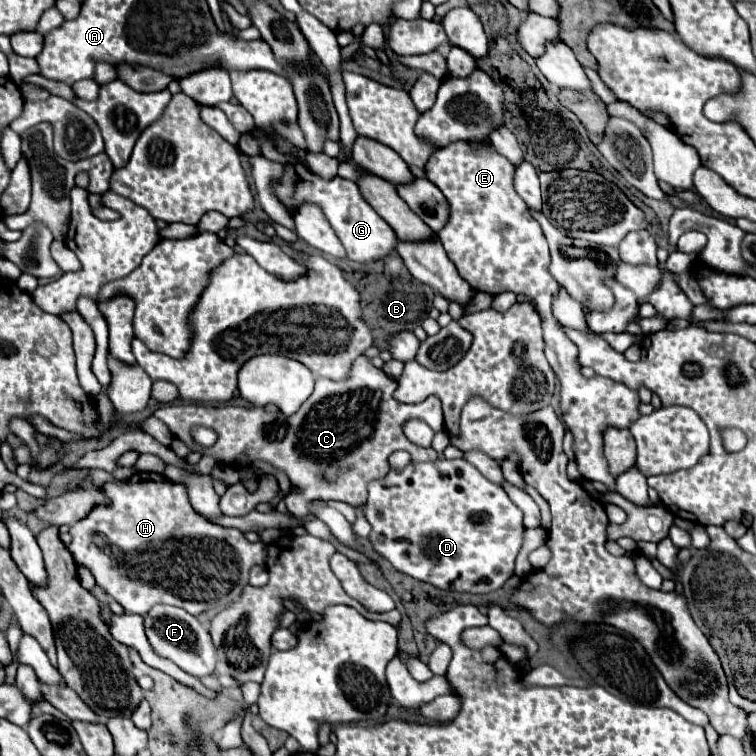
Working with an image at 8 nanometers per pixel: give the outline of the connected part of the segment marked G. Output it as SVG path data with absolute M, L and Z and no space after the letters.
M253 130L253 134L259 138L261 142L261 154L269 160L277 160L285 166L285 174L281 176L275 192L279 196L279 200L291 210L295 212L303 202L315 202L323 208L327 220L331 222L333 230L337 232L339 240L343 242L345 250L347 250L347 258L353 262L361 262L361 264L369 264L369 262L377 262L381 258L385 258L391 250L395 250L399 238L393 232L393 228L371 208L371 204L363 198L359 186L351 180L343 180L343 178L333 178L333 180L323 180L319 176L315 176L313 172L309 172L307 168L303 168L303 164L291 156L285 156L281 152L277 152L277 148L265 138L265 134L261 130Z

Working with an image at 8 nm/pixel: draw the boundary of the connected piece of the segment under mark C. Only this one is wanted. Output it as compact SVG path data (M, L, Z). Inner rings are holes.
M359 356L345 380L333 382L327 378L317 378L313 394L305 400L305 404L293 414L293 416L283 416L281 410L275 406L241 407L224 403L221 405L203 406L203 404L181 404L181 406L161 406L153 412L155 418L167 424L171 434L185 442L189 450L201 452L203 456L213 456L217 464L231 466L237 464L239 456L247 456L249 462L269 462L273 468L281 470L287 474L293 486L299 486L301 492L309 500L341 500L341 502L351 502L353 506L361 506L367 502L367 486L373 480L379 480L387 474L389 462L387 458L397 452L397 450L407 450L413 462L433 462L439 458L439 454L433 448L421 448L411 444L405 434L403 434L403 424L409 418L419 418L425 420L433 432L443 430L443 414L441 414L441 402L439 398L431 396L419 404L401 404L399 400L393 398L397 384L393 378L389 378L381 368L375 368L367 356ZM195 426L205 426L217 432L217 442L213 446L201 446L193 440L191 430Z

